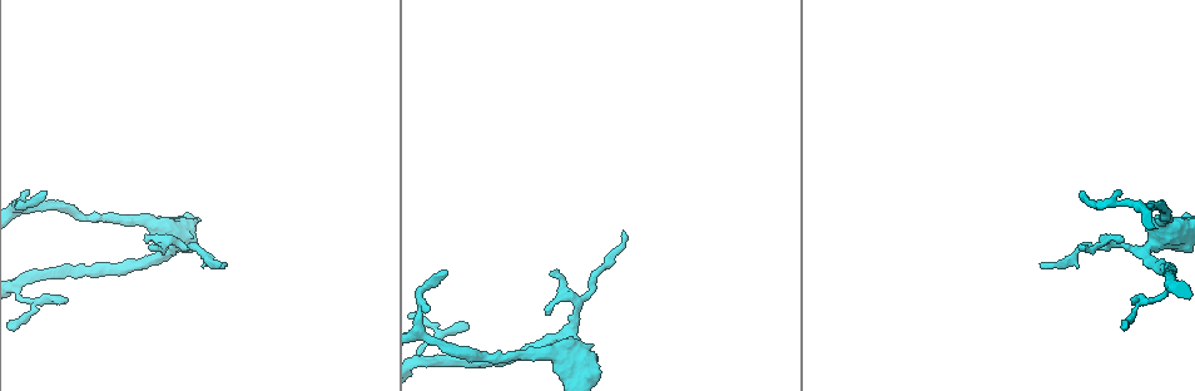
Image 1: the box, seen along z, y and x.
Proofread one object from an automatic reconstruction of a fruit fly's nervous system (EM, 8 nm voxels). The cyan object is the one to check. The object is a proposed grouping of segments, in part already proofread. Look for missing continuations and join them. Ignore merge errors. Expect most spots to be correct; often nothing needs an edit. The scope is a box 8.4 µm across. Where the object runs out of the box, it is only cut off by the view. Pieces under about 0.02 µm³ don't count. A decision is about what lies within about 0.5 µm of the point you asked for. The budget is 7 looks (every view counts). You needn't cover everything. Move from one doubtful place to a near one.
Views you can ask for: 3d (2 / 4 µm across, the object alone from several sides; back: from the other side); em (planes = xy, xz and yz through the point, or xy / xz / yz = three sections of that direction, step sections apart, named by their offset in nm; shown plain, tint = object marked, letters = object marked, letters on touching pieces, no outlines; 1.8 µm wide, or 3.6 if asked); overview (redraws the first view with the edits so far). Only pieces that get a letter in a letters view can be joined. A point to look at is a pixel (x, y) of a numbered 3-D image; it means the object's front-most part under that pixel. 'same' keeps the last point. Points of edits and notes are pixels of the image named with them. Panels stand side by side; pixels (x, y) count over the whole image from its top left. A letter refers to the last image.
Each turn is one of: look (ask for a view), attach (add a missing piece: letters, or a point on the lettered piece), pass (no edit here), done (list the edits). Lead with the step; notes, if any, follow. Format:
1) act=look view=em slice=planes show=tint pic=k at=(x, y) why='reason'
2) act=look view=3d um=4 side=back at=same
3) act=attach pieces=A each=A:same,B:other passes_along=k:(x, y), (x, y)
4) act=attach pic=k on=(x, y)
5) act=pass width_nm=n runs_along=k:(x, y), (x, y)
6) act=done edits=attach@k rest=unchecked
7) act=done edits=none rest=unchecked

act=look view=3d um=4 pic=1 at=(1136, 298) why='tapers out'

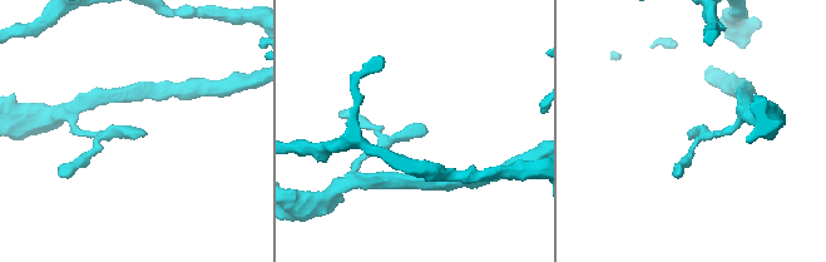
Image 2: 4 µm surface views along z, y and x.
act=look view=em slice=planes show=letters pic=2 at=(694, 129)

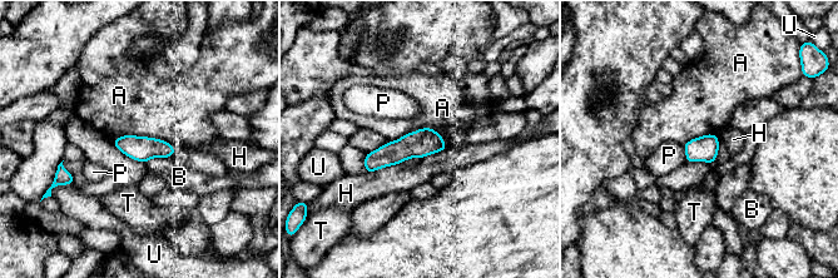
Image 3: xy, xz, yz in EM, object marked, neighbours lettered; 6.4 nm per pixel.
act=pass each=A:other,B:other,H:other,P:other,T:other,U:other border=3:(112, 142), (148, 135), (175, 148) found='no lettered piece goes on from it'

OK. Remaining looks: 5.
act=look view=3d um=4 pic=1 at=(444, 270)

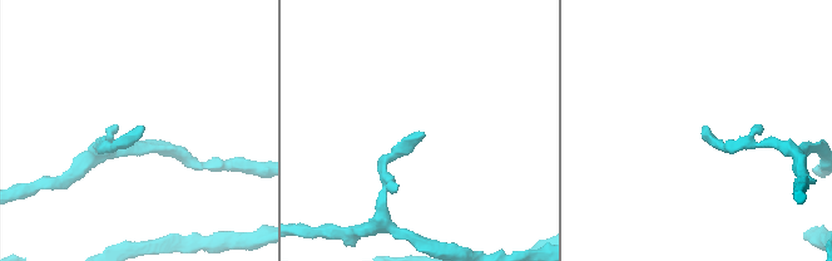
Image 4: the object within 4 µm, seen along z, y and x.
act=look view=em slice=planes show=letters pic=4 at=(419, 131)

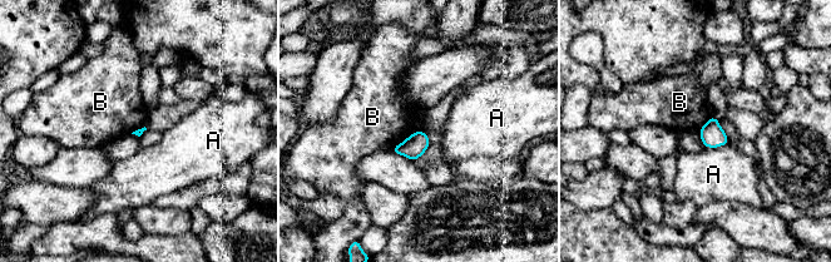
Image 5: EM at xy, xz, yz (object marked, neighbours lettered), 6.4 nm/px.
act=pass each=A:other,B:other border=5:(414, 130), (390, 149) found='no lettered piece goes on from it'

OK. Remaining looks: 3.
act=look view=em slice=xy step=4 show=letters pic=1 at=(225, 265) why='tapers out'

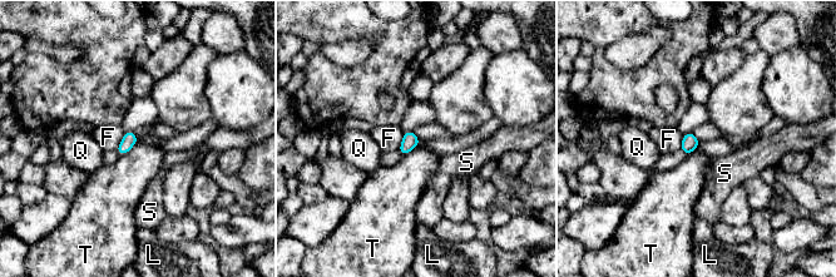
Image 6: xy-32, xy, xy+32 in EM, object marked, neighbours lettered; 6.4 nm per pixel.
act=look view=em slice=planes show=letters at=same

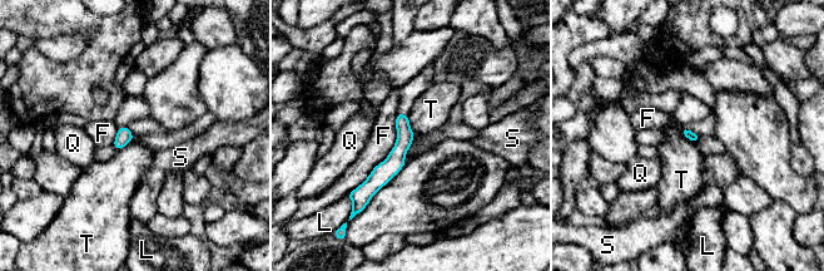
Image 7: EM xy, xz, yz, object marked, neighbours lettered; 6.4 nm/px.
act=pass width_nm=70 longest_contact=F:650nm each=F:other,L:other,Q:other,S:other,T:other found='none of them fits'

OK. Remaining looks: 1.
act=done edits=none rest=unchecked

